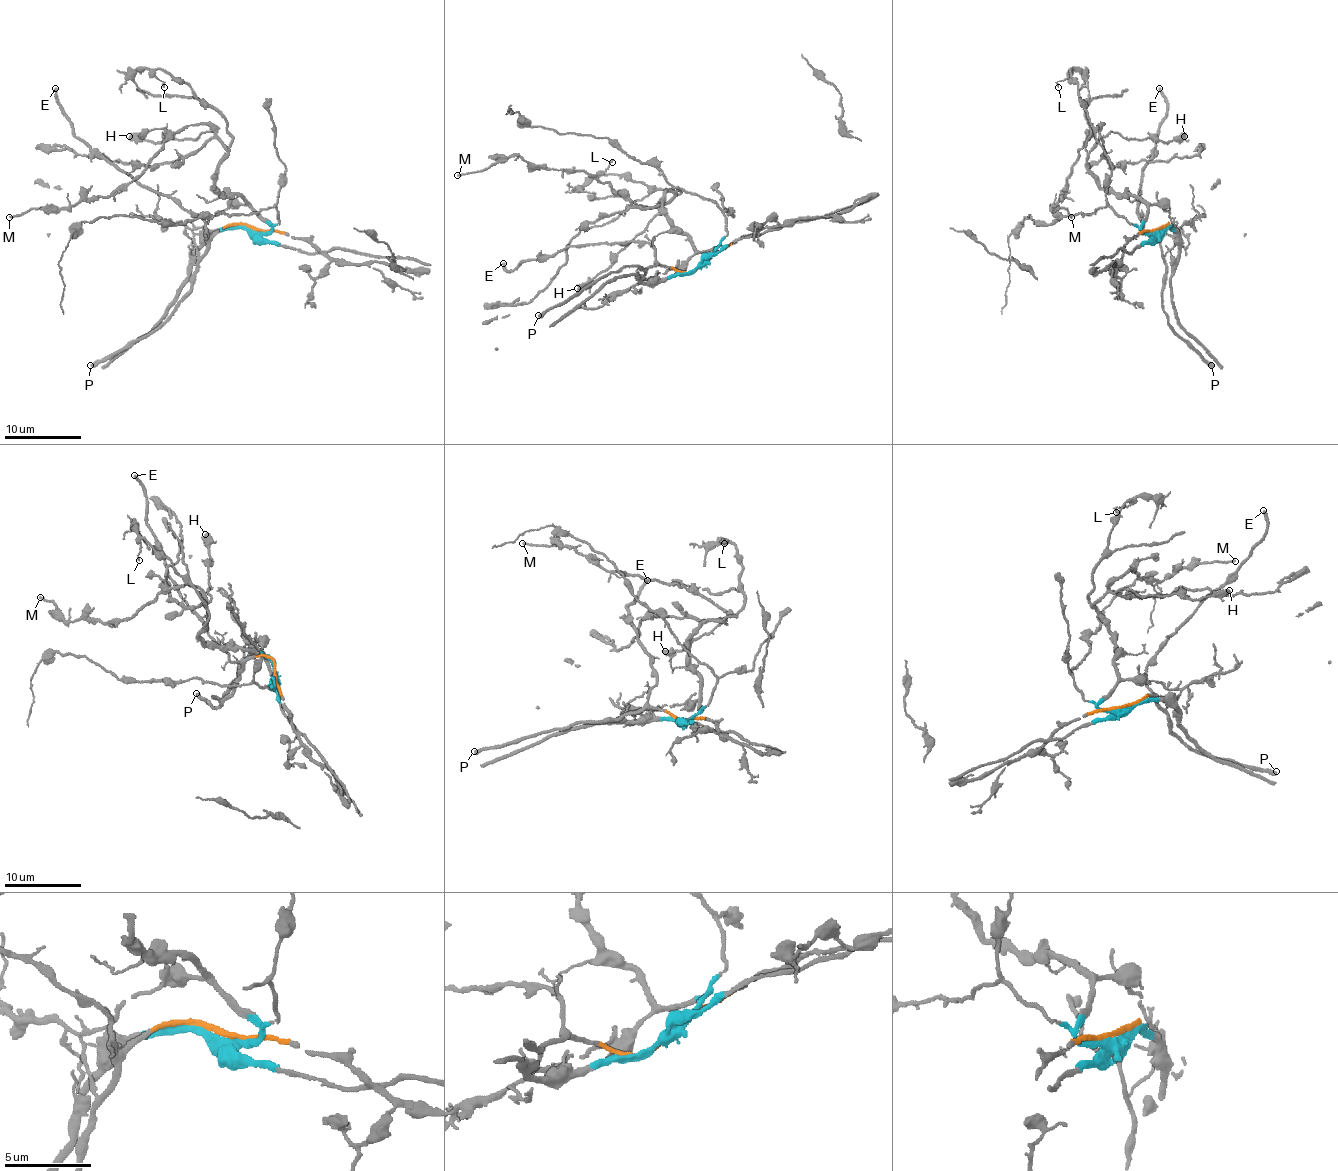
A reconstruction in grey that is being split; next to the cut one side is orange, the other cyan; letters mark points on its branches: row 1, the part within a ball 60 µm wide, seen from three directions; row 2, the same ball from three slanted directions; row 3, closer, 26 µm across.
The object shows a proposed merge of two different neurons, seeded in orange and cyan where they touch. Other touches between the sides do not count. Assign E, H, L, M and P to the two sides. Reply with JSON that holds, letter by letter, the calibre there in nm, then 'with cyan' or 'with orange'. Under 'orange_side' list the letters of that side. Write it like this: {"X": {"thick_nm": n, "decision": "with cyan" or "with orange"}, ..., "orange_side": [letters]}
{"E": {"thick_nm": 280, "decision": "with orange"}, "H": {"thick_nm": 550, "decision": "with cyan"}, "L": {"thick_nm": 150, "decision": "with cyan"}, "M": {"thick_nm": 180, "decision": "with cyan"}, "P": {"thick_nm": 400, "decision": "with orange"}, "orange_side": ["E", "P"]}

